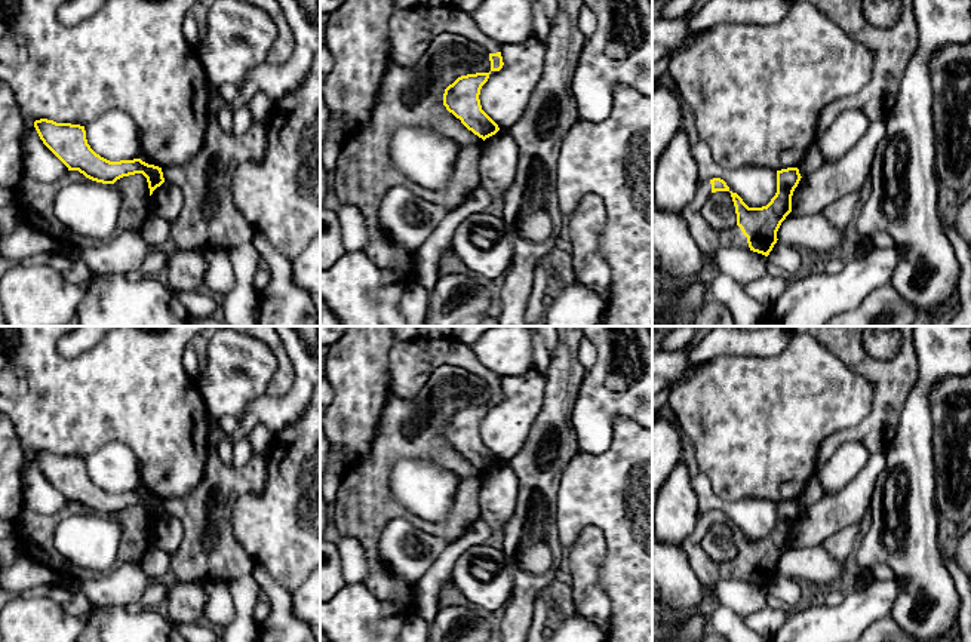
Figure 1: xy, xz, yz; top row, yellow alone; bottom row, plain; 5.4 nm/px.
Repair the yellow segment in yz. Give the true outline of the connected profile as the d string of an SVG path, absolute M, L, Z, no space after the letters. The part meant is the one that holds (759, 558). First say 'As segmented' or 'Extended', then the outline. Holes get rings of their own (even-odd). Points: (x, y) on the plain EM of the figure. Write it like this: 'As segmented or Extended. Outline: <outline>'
Extended. Outline: M798 500L777 503L777 525L762 540L749 540L720 510L698 512L695 528L682 549L703 589L712 590L723 580L750 581L768 589L778 572L777 563L781 555L792 544L792 528L801 510ZM716 523L729 523L735 538L737 556L726 562L713 560L703 547L707 531Z

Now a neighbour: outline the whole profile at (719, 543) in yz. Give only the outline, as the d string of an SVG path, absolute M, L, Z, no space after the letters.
M729 523L712 525L707 531L703 547L716 562L726 562L737 556L735 538Z

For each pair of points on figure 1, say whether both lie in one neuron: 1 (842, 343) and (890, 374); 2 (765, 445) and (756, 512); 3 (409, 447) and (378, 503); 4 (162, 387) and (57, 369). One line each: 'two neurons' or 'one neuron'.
1: one neuron
2: two neurons
3: one neuron
4: one neuron

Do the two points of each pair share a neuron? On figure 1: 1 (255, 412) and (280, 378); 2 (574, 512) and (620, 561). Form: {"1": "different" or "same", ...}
{"1": "different", "2": "same"}

